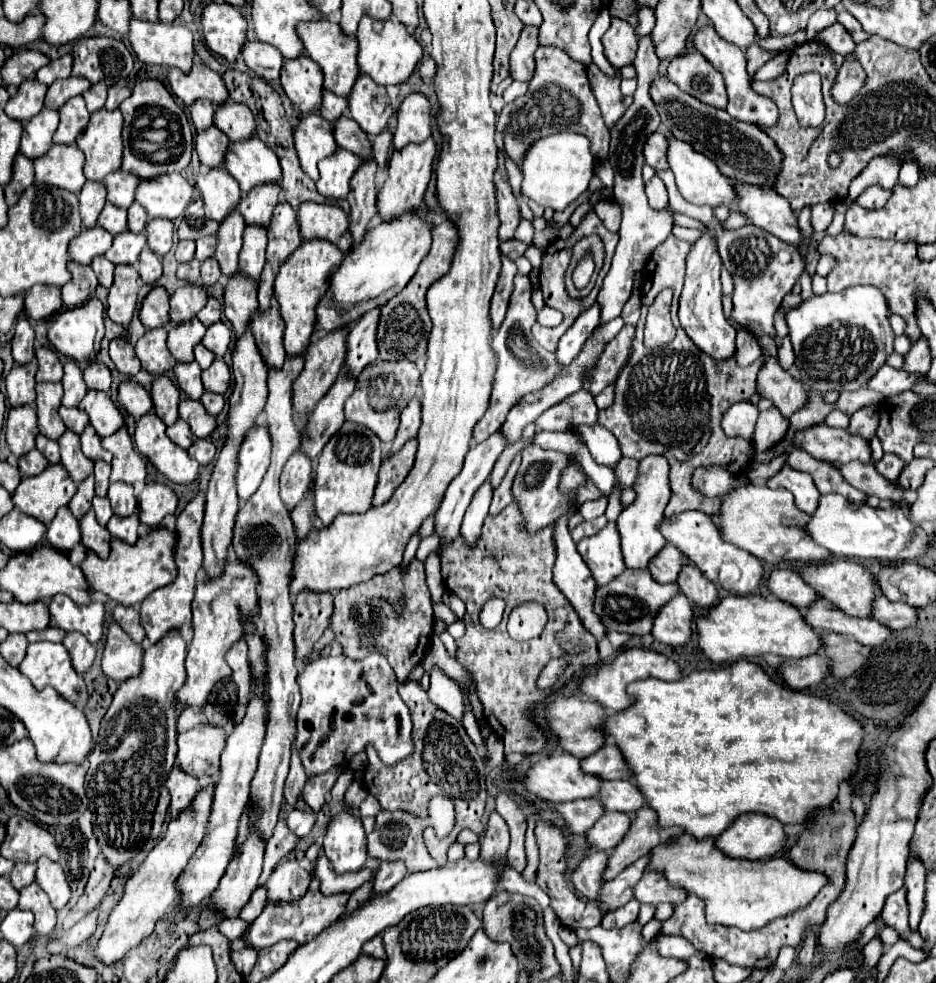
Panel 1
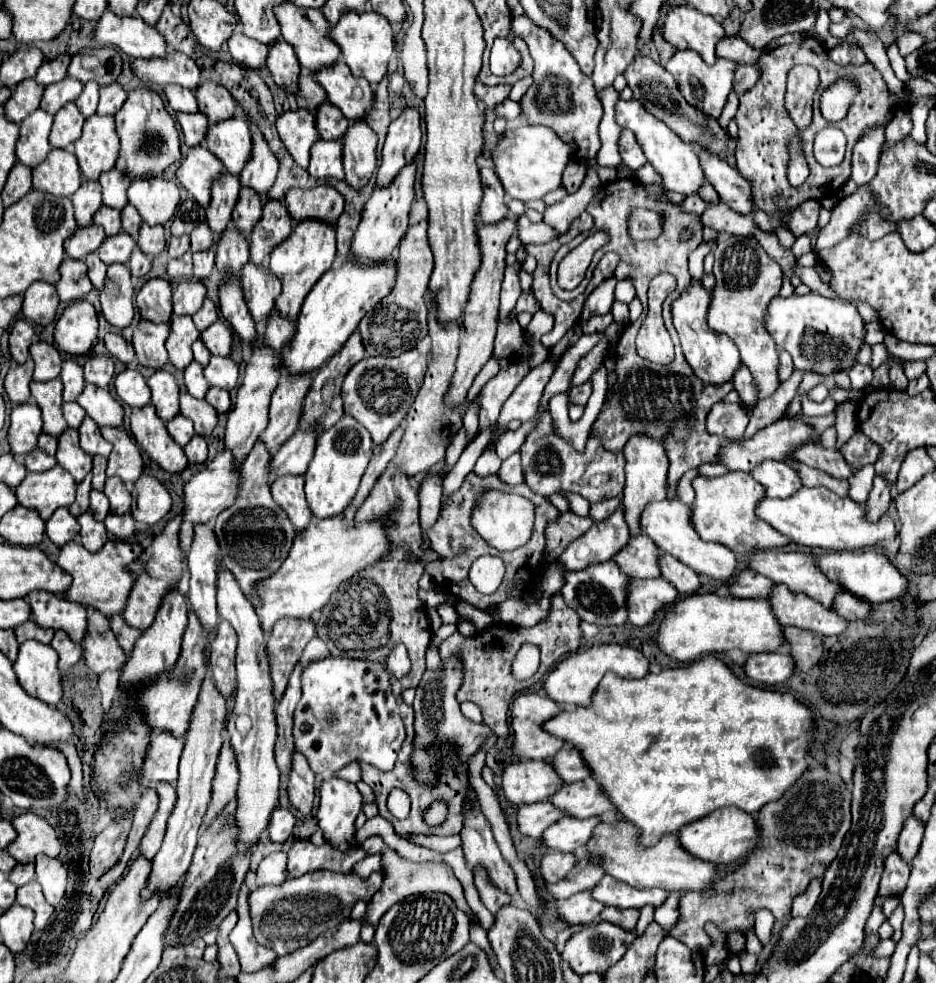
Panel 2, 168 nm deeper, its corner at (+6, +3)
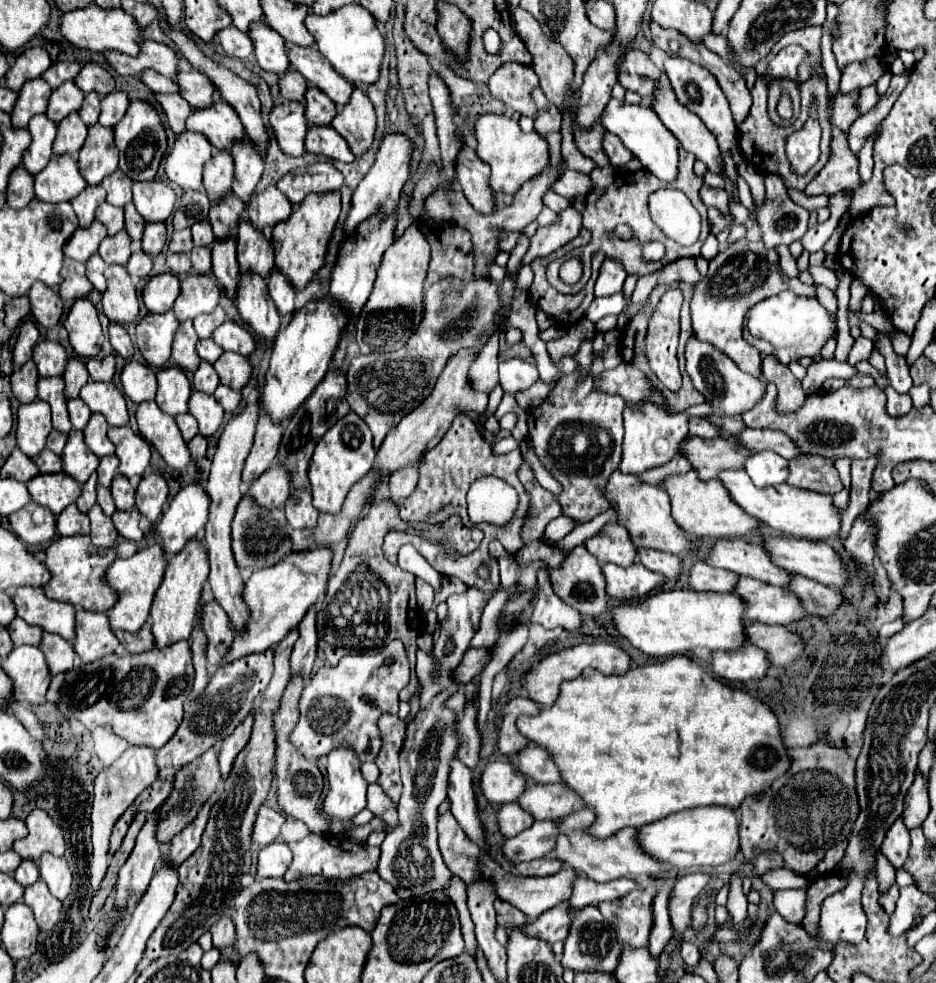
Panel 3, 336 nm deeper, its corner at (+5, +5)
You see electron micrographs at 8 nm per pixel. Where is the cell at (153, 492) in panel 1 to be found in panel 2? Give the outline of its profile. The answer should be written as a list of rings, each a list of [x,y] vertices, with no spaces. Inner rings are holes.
[[[142,475],[132,489],[132,517],[146,525],[156,525],[170,511],[170,493],[164,485],[150,475]]]

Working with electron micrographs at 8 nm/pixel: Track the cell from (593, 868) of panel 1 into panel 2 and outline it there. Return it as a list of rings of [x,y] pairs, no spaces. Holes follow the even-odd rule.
[[[552,851],[548,855],[542,857],[538,873],[542,875],[544,881],[556,883],[560,881],[572,867],[576,865],[576,857],[572,853],[560,853],[560,851]]]

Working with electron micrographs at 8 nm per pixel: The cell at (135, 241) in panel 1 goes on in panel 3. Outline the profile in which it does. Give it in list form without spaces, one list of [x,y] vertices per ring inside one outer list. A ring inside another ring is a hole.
[[[119,231],[113,237],[105,237],[101,247],[99,247],[99,255],[103,257],[105,263],[117,263],[117,265],[125,265],[129,261],[131,255],[131,239],[125,231]]]

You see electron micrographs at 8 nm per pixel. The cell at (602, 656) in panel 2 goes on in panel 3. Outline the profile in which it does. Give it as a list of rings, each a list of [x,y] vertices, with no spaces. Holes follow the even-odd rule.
[[[583,643],[583,645],[571,647],[571,649],[563,649],[559,653],[551,653],[549,657],[545,657],[541,663],[537,663],[533,667],[533,671],[529,675],[525,675],[523,687],[529,691],[529,697],[535,699],[541,707],[551,707],[559,699],[561,683],[575,679],[587,667],[597,669],[597,671],[601,671],[605,675],[621,675],[621,673],[629,671],[631,657],[621,647],[615,647],[611,643],[595,643],[595,645],[585,645]]]

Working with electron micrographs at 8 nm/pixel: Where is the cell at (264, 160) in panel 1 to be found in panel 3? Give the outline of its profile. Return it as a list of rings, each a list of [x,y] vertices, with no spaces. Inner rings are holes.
[[[219,97],[215,99],[213,107],[207,107],[207,111],[195,109],[195,113],[189,117],[187,131],[205,135],[219,151],[231,151],[231,147],[245,137],[245,127],[237,111],[233,111],[233,107]]]

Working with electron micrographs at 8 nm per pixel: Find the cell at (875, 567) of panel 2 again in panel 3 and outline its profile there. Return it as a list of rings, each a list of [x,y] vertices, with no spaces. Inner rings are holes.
[[[763,537],[763,543],[769,549],[769,553],[773,555],[773,561],[779,567],[785,567],[789,573],[803,575],[807,579],[815,579],[835,589],[843,589],[847,585],[849,571],[845,569],[841,555],[827,543],[809,543],[809,539],[789,539],[789,537]]]

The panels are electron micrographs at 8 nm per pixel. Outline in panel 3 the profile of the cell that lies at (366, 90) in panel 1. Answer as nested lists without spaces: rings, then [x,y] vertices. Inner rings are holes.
[[[287,45],[287,55],[291,65],[311,83],[313,87],[321,89],[335,105],[349,103],[353,93],[353,83],[341,77],[333,65],[317,51],[317,47],[297,47]]]

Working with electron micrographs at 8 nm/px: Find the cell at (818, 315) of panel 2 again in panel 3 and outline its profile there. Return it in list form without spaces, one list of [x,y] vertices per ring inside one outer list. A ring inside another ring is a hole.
[[[781,291],[753,305],[745,319],[745,339],[763,355],[775,355],[781,363],[799,361],[801,357],[817,357],[829,339],[837,339],[837,319],[827,311],[817,297]],[[749,321],[749,327],[747,327]]]

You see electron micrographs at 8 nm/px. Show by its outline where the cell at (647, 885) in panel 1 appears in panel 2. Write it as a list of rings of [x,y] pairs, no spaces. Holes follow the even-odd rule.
[[[604,875],[602,881],[592,889],[592,899],[604,903],[604,905],[614,905],[614,907],[644,907],[648,903],[652,903],[654,907],[660,907],[666,901],[668,893],[666,891],[658,891],[658,889],[636,889],[630,885],[624,885],[620,881],[612,881],[612,877]]]

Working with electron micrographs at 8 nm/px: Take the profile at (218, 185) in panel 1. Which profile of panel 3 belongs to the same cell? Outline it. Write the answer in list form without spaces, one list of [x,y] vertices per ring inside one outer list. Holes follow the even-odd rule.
[[[185,131],[185,135],[177,135],[177,141],[167,155],[165,173],[179,187],[199,191],[203,165],[211,157],[213,145],[205,139],[205,135]]]

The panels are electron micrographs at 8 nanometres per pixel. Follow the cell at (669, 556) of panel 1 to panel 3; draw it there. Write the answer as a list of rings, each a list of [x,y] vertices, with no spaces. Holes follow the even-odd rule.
[[[615,521],[607,523],[601,533],[587,539],[585,547],[603,565],[615,563],[621,567],[629,567],[637,563],[637,547],[631,543],[629,531],[625,531],[625,527]]]

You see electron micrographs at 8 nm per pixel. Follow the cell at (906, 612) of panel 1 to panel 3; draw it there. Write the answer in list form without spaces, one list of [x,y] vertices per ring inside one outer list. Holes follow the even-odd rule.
[[[793,575],[789,589],[797,593],[799,599],[805,603],[805,609],[817,617],[833,615],[847,601],[843,593],[823,583],[815,583],[813,579],[805,579],[801,575]]]

